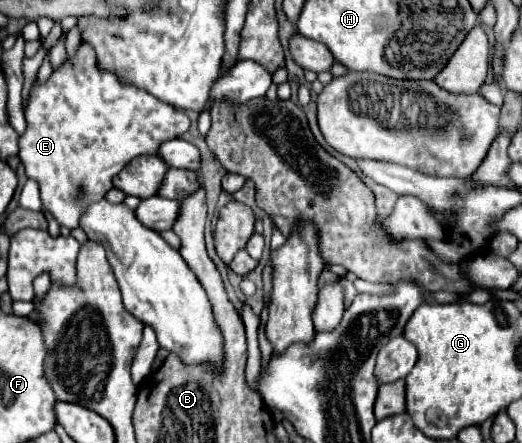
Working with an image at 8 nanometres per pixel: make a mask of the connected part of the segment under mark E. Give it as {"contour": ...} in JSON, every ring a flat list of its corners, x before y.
{"contour":[[80,45,72,65,64,63,56,73,50,75,46,83,34,83,24,115,28,129,20,137,18,157,26,169,27,177,40,185,44,209,68,229,78,225,78,217,82,217,88,205,100,201,104,193,112,189,112,177,130,159,138,155,154,155,164,141,180,137,190,127,190,119,184,111,152,97,142,89,124,87,112,73,98,71,94,51,88,45]]}

